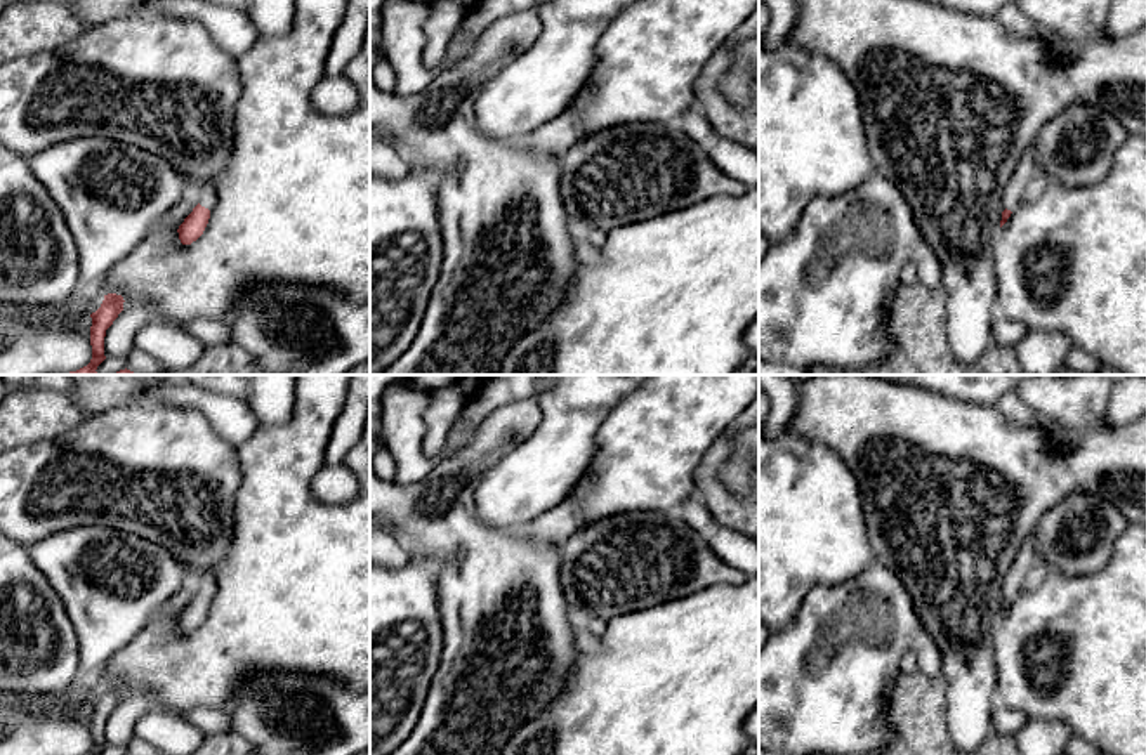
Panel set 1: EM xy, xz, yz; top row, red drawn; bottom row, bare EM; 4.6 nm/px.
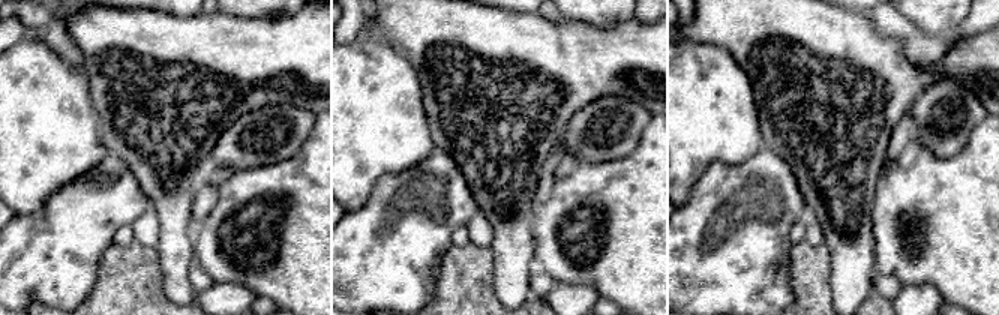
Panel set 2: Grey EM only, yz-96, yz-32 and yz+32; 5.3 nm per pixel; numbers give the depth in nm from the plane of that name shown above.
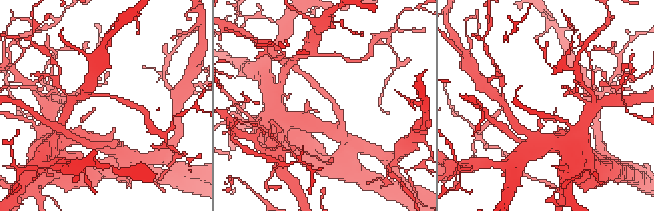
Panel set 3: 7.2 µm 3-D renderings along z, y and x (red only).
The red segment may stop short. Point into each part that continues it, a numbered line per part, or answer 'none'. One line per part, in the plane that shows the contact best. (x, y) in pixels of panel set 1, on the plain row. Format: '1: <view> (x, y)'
1: xy (207, 584)

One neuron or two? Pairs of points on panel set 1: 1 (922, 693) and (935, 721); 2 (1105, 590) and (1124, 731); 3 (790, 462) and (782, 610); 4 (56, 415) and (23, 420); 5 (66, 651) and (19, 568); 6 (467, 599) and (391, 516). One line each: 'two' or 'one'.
1: one
2: one
3: one
4: one
5: one
6: one

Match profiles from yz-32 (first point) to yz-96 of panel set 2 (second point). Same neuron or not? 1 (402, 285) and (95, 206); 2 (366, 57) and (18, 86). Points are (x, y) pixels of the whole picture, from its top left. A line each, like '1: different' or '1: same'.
1: same
2: same

